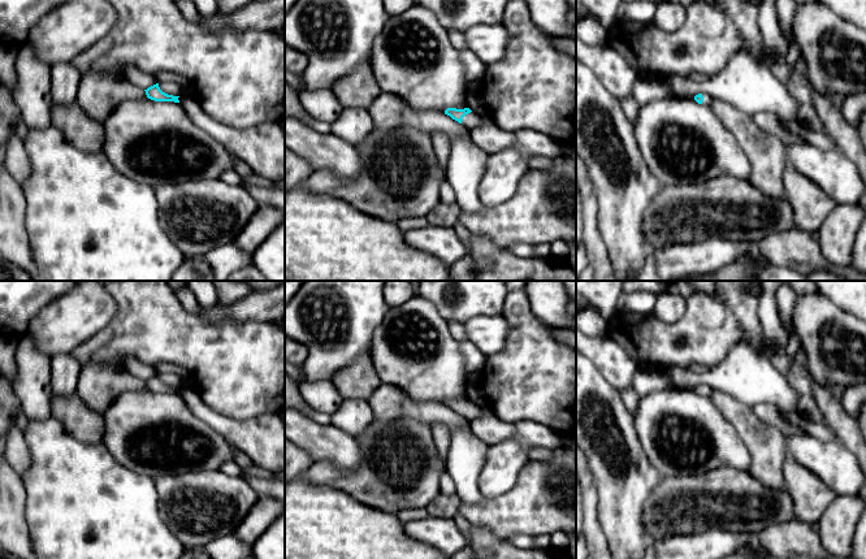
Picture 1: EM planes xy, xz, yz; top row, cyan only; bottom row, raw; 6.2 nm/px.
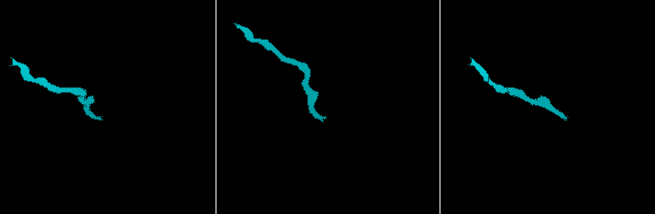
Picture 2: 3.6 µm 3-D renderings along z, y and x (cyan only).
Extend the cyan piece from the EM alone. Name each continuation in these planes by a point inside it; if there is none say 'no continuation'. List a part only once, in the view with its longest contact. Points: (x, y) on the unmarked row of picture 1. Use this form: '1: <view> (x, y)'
1: xz (471, 411)

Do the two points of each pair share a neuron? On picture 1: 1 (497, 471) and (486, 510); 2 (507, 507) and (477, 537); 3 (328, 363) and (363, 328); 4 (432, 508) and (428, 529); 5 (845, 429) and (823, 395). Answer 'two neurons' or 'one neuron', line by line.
1: two neurons
2: two neurons
3: one neuron
4: two neurons
5: one neuron

